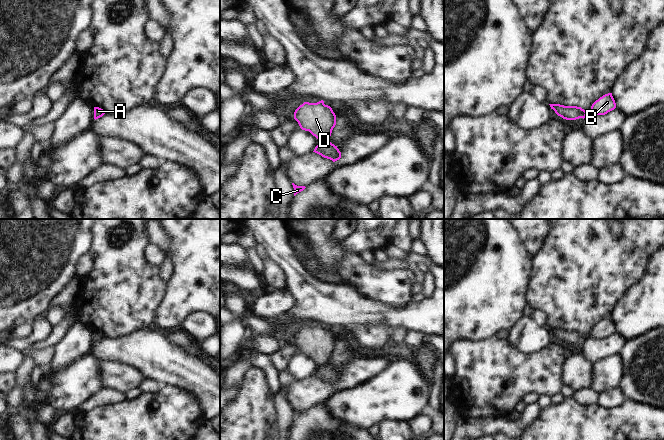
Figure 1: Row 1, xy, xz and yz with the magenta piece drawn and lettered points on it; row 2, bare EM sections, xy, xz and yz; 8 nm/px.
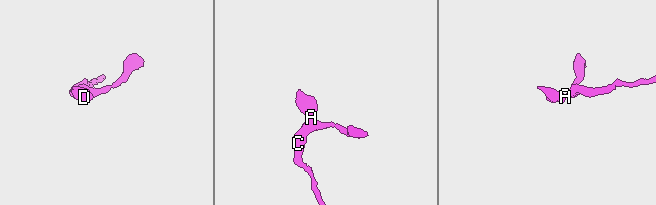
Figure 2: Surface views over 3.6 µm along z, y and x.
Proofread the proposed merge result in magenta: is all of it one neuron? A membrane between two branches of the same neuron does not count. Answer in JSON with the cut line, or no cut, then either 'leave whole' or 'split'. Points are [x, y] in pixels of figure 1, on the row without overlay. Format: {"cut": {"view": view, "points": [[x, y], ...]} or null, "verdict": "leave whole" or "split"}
{"cut": {"view": "xz", "points": [[328, 363], [320, 366]]}, "verdict": "split"}

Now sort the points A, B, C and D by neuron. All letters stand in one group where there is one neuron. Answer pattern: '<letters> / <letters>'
A D / B C

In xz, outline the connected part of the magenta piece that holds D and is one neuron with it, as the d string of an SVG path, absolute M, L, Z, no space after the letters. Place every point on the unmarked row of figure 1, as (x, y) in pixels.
M323 324L317 327L304 326L295 334L294 343L302 354L309 355L320 366L330 363L336 349L335 337Z

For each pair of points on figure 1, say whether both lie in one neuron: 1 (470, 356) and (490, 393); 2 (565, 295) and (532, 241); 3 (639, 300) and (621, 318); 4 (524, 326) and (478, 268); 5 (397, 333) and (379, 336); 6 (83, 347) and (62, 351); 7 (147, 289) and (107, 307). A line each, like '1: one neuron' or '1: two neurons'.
1: one neuron
2: two neurons
3: one neuron
4: two neurons
5: two neurons
6: one neuron
7: one neuron

